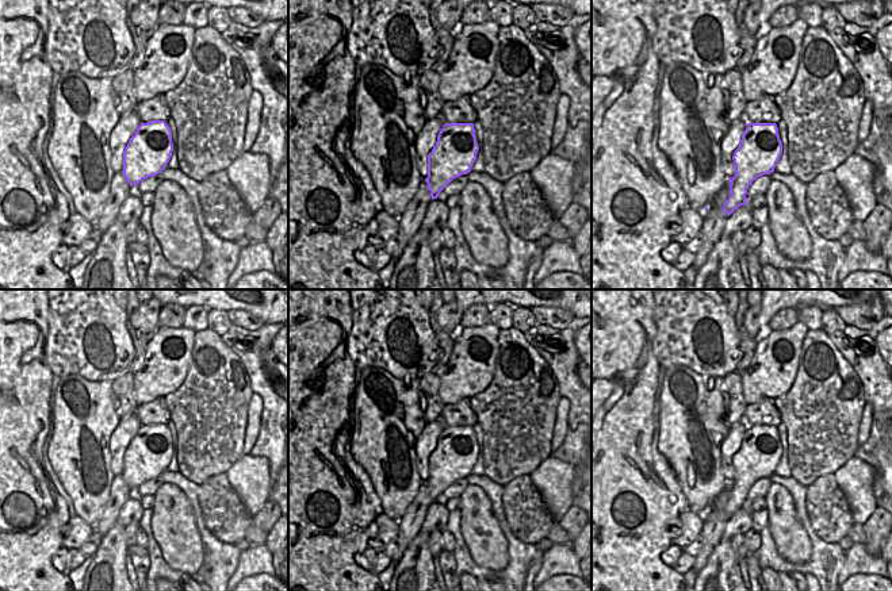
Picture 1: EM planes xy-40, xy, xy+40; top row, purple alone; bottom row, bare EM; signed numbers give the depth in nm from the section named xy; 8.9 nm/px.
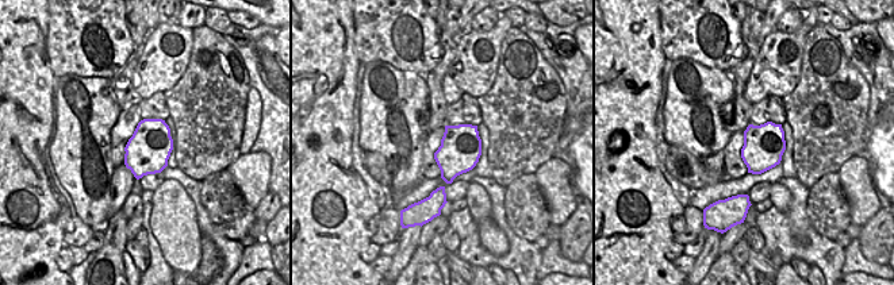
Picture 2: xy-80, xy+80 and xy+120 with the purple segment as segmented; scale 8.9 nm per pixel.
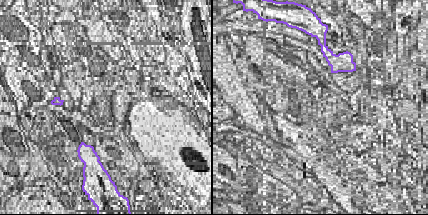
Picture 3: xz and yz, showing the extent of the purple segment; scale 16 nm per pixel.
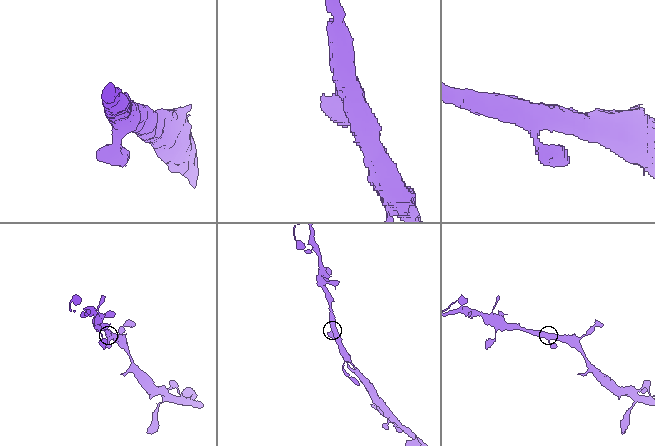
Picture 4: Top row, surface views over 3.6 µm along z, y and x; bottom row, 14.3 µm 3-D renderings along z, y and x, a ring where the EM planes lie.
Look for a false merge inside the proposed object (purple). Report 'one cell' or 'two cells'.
one cell

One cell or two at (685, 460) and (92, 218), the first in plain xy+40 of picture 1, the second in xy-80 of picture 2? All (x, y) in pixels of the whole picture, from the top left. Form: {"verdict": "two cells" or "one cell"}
{"verdict": "one cell"}

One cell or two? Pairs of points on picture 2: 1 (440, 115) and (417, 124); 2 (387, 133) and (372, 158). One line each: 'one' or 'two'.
1: two
2: two

